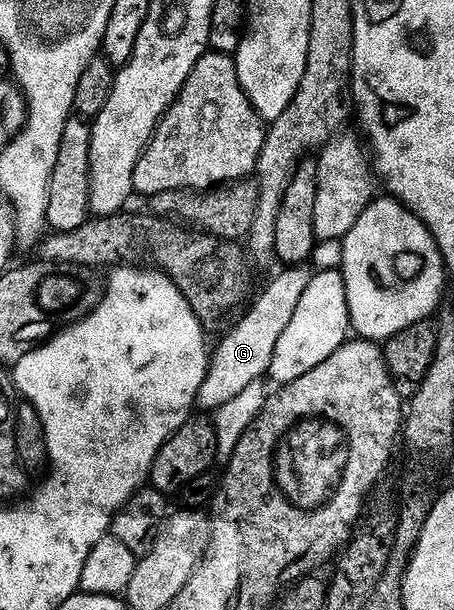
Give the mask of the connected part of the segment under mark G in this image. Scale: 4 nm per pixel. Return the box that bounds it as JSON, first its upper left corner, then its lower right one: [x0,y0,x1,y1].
[195,262,315,410]

